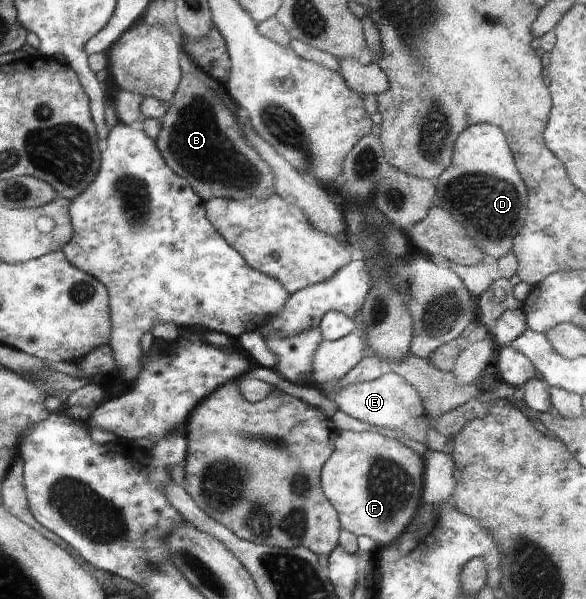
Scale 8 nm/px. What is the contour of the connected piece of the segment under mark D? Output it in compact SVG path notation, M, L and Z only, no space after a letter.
M487 123L467 127L465 133L461 133L457 137L457 145L455 145L452 153L451 165L434 182L436 195L439 196L435 205L452 212L452 215L467 228L468 234L481 246L485 255L499 259L499 257L509 253L511 245L515 245L515 243L511 243L511 241L515 241L513 237L519 235L519 231L525 223L527 189L525 189L525 183L521 181L517 169L515 169L511 151L505 143L505 135L501 133L499 127L487 125Z

